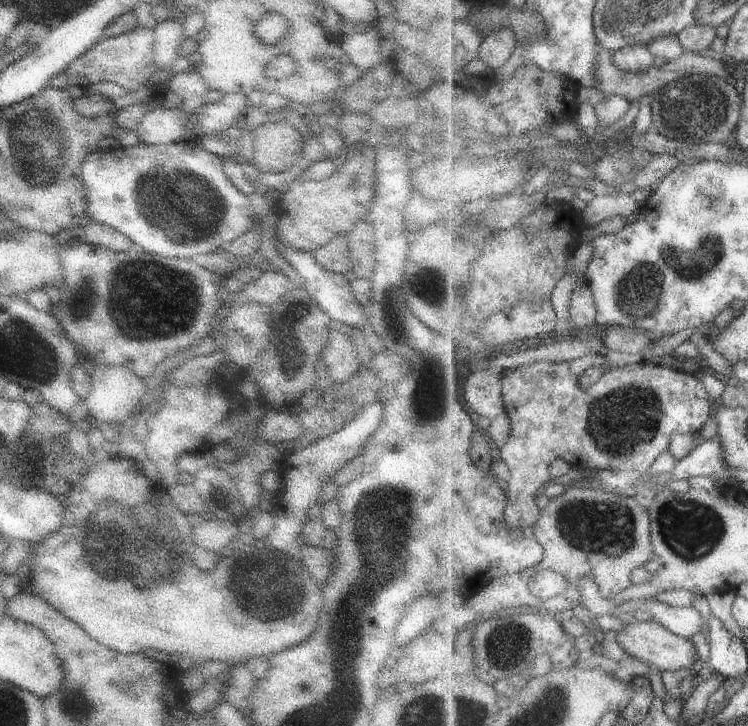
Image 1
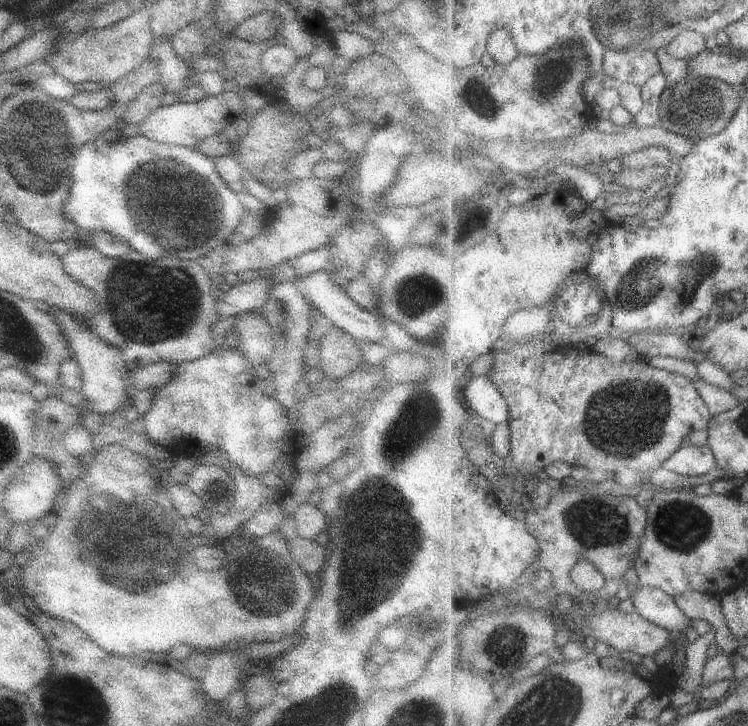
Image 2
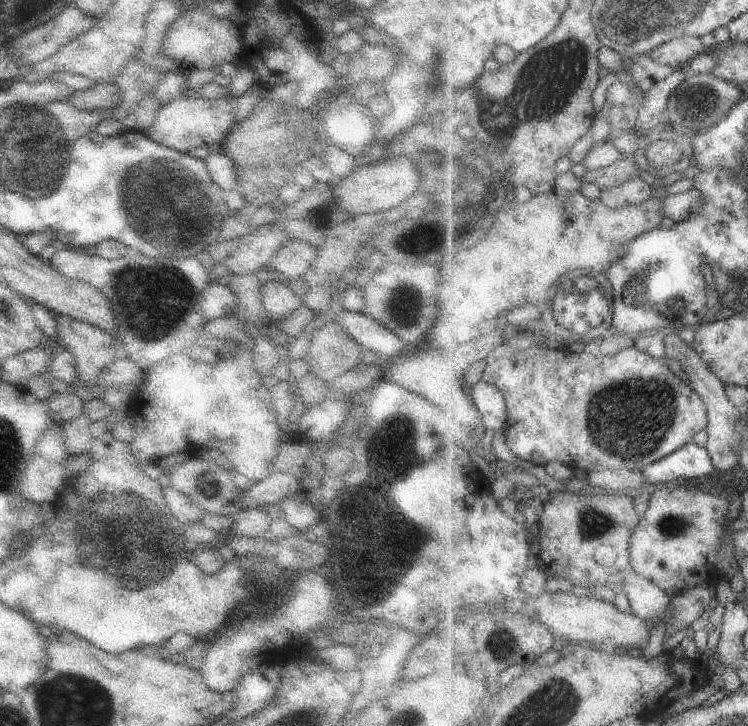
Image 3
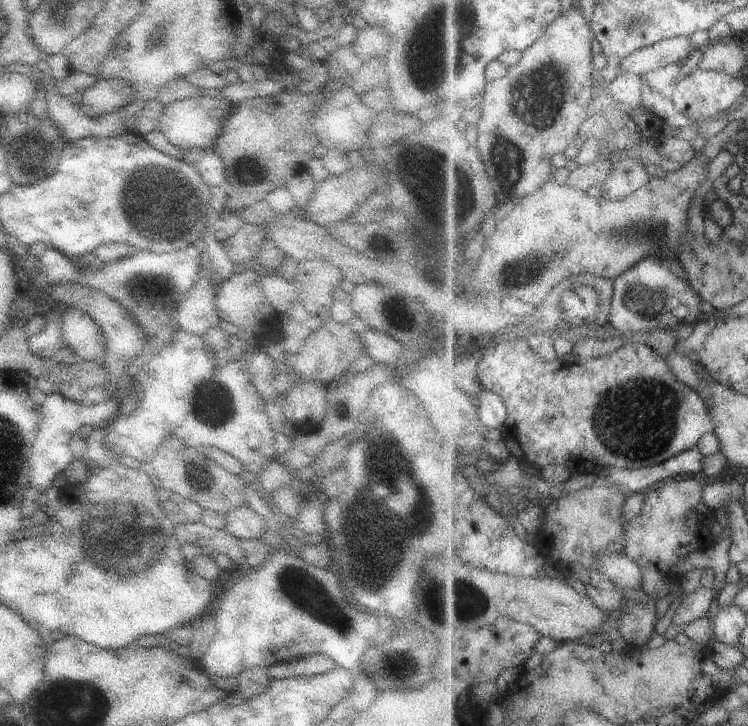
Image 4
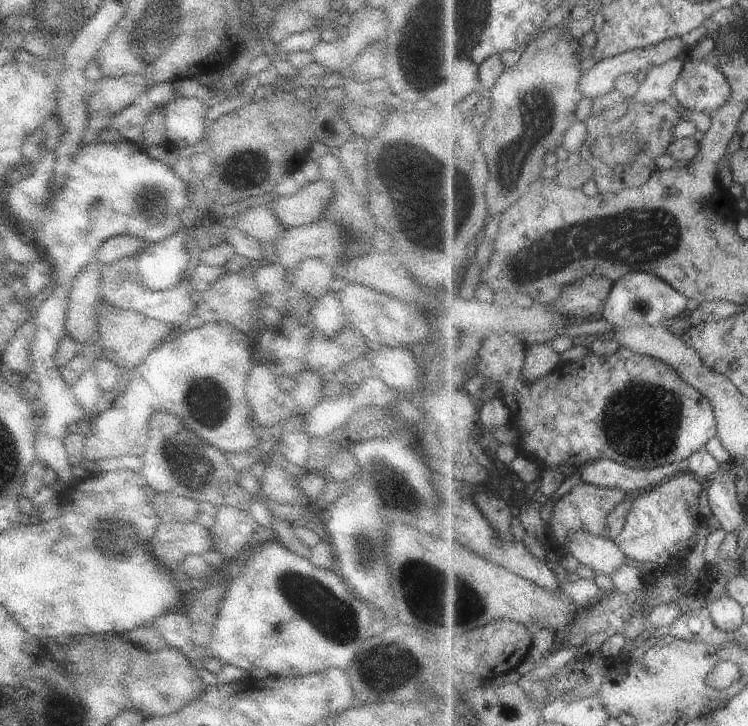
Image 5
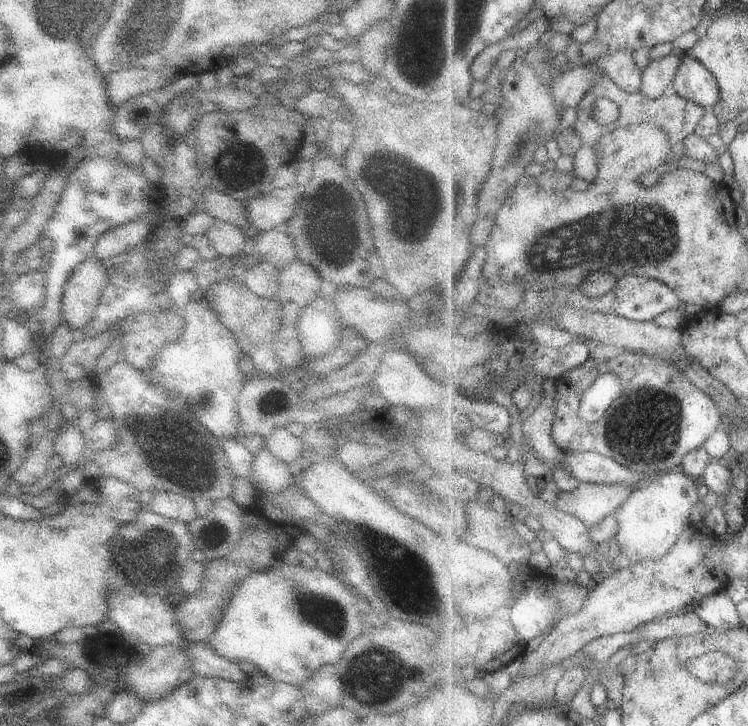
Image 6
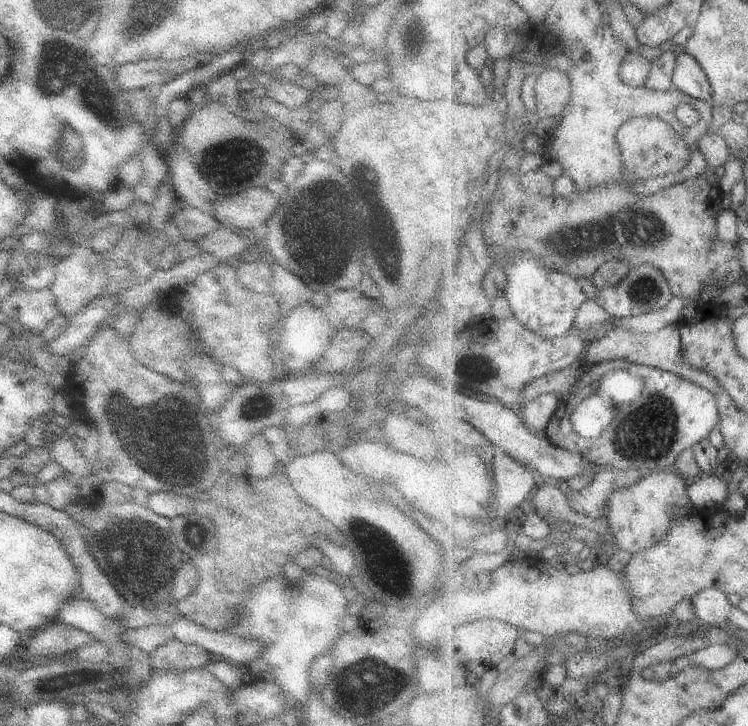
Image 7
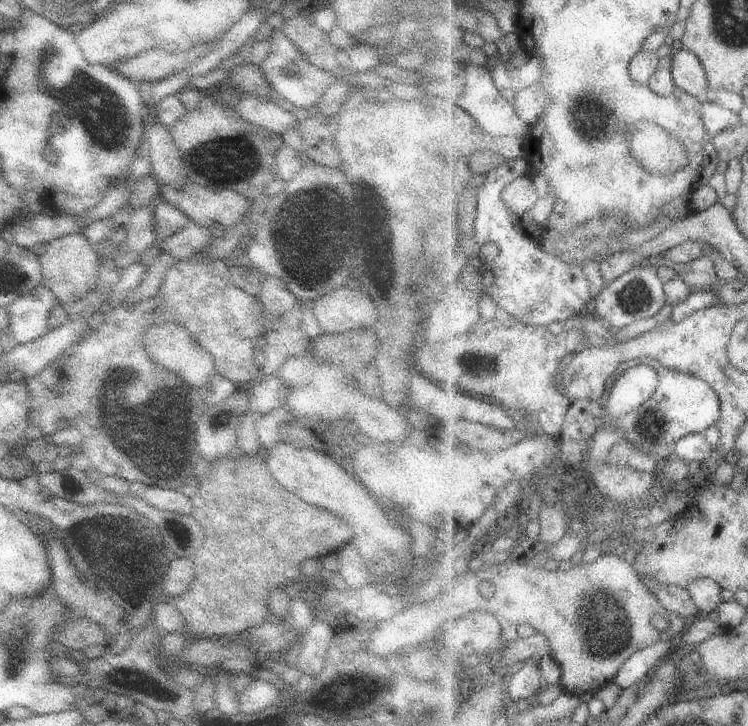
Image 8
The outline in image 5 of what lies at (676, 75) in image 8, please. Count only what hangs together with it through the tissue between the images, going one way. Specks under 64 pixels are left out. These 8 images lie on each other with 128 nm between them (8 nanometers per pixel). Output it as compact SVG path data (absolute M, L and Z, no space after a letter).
M686 56L672 95L689 112L701 111L712 117L731 99L731 84L716 65Z

